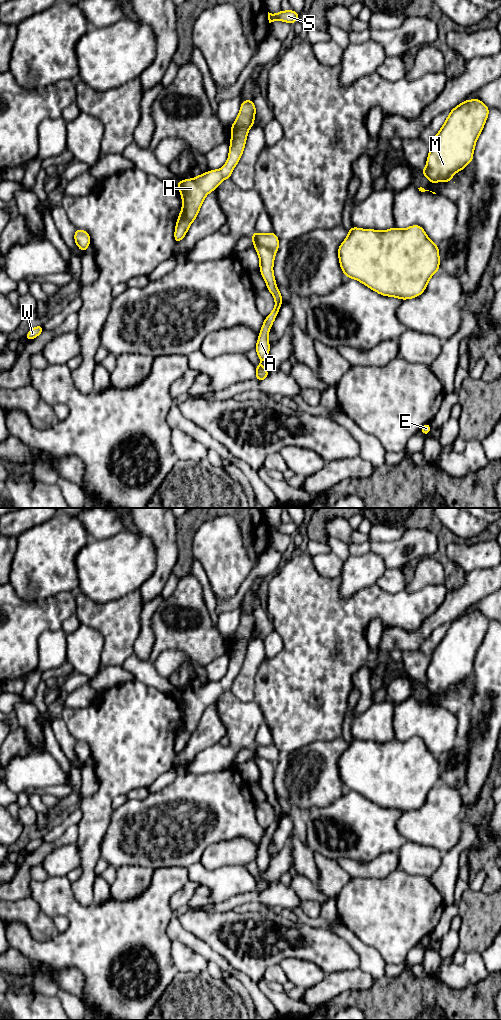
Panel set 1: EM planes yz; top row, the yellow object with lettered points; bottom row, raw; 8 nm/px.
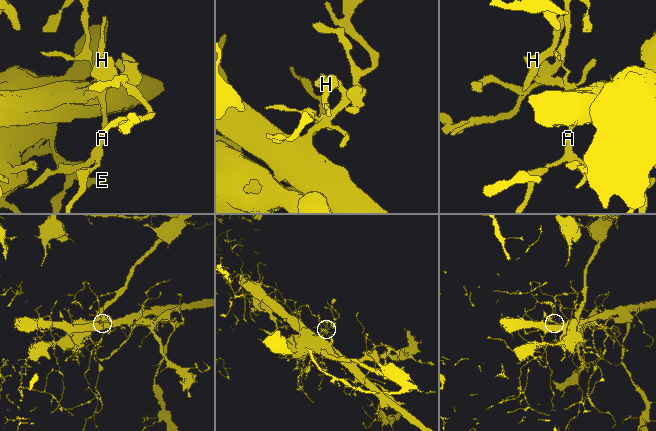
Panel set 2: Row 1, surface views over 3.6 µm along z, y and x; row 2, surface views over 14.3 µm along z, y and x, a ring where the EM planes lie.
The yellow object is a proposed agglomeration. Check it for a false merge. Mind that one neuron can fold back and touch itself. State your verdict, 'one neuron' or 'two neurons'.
two neurons

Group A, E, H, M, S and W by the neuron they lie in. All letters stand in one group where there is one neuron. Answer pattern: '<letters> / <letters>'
A E M S / H W

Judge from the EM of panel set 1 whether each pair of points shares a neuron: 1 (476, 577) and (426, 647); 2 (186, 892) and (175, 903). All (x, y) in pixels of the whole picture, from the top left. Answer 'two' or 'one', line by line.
1: two
2: one

